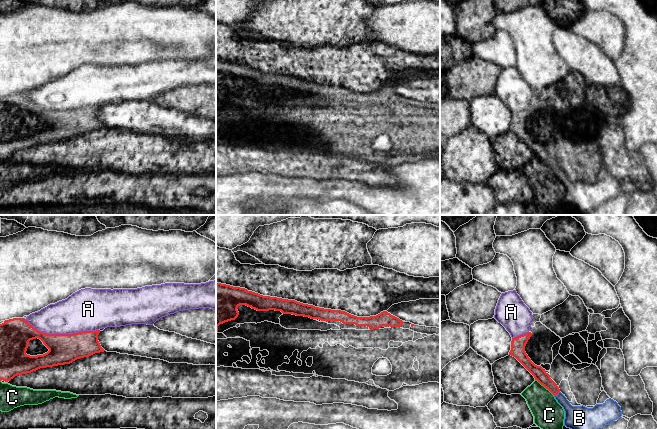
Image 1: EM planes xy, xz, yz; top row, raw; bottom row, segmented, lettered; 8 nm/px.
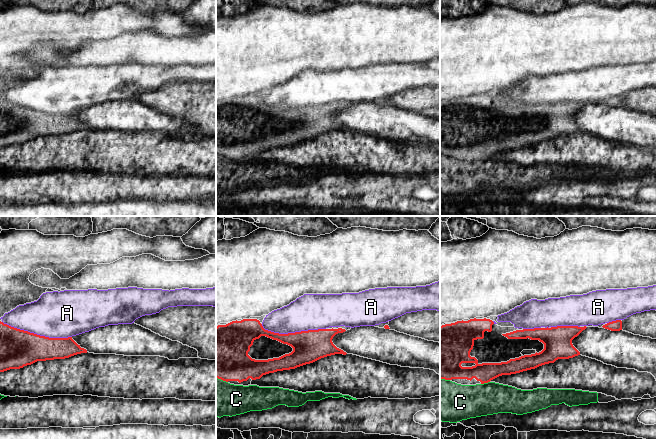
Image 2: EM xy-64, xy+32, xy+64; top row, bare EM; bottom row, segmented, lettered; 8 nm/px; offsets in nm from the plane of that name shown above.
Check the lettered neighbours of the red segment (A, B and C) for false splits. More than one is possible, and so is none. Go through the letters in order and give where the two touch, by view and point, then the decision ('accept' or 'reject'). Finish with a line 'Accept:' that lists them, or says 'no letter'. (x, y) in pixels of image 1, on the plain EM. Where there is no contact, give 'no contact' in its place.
A: meets red in xy at (61, 110); reject
B: meets red in yz at (556, 170); reject
C: meets red in yz at (545, 163); reject
Accept: no letter

